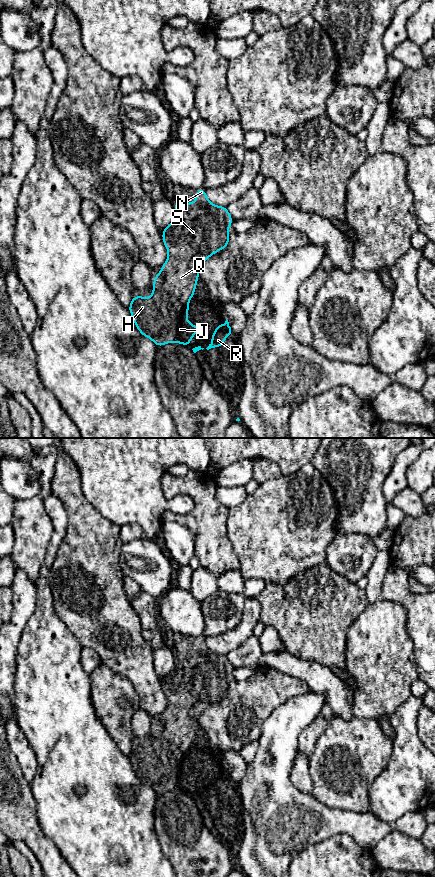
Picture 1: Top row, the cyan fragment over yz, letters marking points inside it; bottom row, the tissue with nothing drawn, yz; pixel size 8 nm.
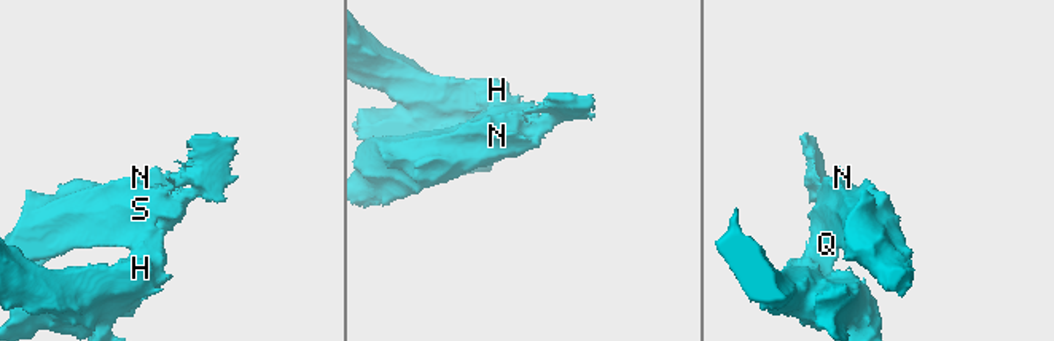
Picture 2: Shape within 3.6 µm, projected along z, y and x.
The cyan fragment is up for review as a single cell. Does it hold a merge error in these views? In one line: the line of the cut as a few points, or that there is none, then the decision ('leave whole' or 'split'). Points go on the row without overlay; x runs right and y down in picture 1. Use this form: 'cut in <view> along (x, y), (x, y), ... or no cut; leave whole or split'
no cut; leave whole

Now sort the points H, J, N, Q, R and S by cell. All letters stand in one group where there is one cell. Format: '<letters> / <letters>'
H J N Q R S

